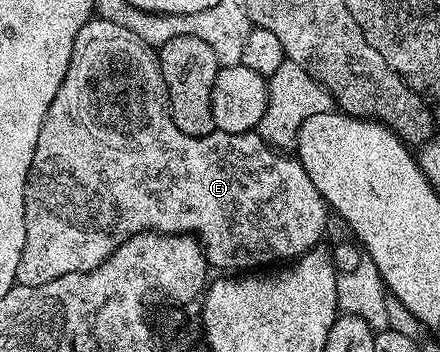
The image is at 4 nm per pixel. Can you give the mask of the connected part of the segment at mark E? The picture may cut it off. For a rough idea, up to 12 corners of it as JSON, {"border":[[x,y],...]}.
{"border":[[91,19],[44,115],[16,281],[147,231],[254,271],[326,202],[257,131],[184,135],[157,52]]}

